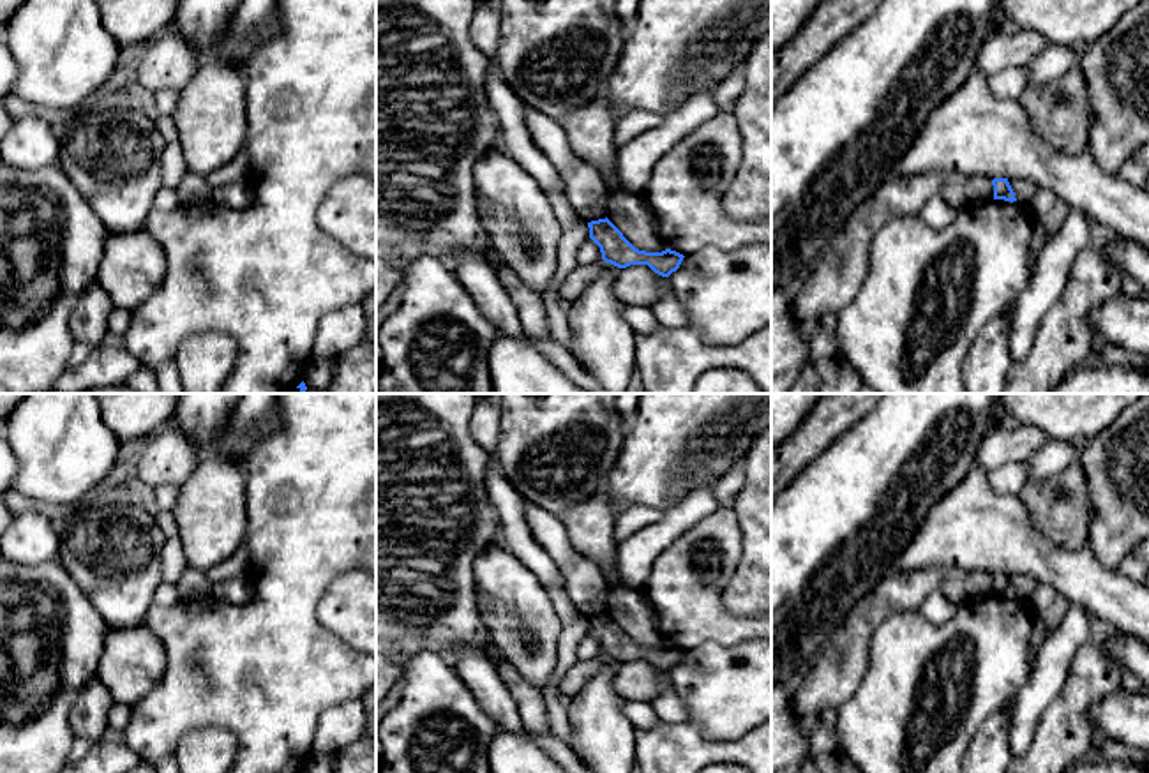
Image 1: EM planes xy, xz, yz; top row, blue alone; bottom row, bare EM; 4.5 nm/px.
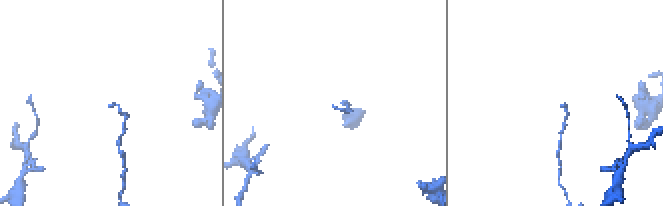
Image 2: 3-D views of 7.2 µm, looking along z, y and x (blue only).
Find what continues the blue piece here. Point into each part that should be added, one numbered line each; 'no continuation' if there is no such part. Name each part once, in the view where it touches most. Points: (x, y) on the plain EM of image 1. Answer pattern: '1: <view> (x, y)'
no continuation

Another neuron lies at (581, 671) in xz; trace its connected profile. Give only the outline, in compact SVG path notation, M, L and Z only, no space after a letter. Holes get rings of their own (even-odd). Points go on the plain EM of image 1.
M604 655L591 658L591 660L577 660L559 681L559 694L574 697L579 694L584 685L597 674Z

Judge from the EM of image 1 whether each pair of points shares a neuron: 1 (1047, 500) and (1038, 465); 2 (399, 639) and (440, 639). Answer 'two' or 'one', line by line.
1: two
2: one

